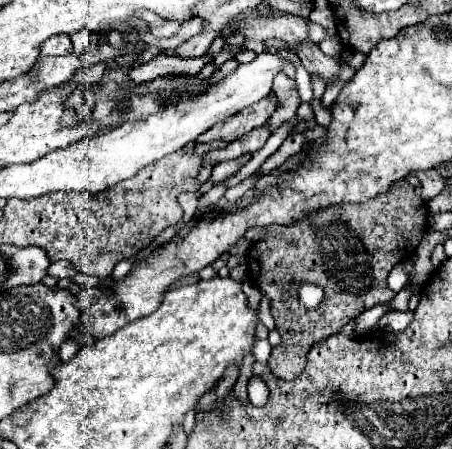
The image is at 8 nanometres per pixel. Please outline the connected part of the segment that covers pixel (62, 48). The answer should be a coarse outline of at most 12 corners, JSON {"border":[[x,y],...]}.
{"border":[[56,35],[42,43],[40,55],[66,55],[72,51],[68,35]]}

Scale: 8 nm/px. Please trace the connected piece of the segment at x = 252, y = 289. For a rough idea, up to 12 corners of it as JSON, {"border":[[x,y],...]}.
{"border":[[244,281],[242,289],[246,301],[256,309],[260,303],[260,291],[252,281]]}

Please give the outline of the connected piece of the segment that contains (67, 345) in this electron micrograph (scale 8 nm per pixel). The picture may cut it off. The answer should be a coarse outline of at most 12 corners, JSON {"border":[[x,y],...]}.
{"border":[[74,339],[64,341],[60,347],[60,363],[78,351]]}

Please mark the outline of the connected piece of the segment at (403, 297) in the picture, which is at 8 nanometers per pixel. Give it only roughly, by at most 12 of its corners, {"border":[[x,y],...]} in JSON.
{"border":[[410,291],[398,295],[386,303],[390,311],[406,311]]}

